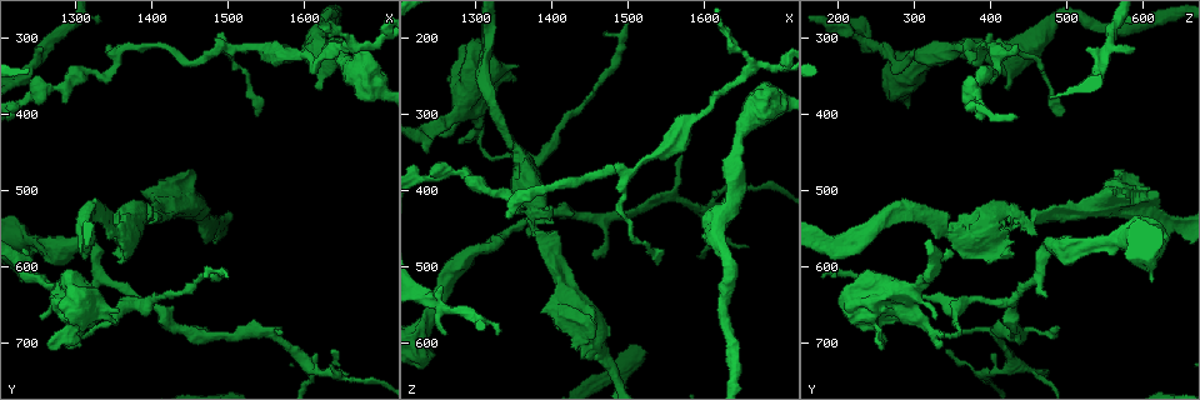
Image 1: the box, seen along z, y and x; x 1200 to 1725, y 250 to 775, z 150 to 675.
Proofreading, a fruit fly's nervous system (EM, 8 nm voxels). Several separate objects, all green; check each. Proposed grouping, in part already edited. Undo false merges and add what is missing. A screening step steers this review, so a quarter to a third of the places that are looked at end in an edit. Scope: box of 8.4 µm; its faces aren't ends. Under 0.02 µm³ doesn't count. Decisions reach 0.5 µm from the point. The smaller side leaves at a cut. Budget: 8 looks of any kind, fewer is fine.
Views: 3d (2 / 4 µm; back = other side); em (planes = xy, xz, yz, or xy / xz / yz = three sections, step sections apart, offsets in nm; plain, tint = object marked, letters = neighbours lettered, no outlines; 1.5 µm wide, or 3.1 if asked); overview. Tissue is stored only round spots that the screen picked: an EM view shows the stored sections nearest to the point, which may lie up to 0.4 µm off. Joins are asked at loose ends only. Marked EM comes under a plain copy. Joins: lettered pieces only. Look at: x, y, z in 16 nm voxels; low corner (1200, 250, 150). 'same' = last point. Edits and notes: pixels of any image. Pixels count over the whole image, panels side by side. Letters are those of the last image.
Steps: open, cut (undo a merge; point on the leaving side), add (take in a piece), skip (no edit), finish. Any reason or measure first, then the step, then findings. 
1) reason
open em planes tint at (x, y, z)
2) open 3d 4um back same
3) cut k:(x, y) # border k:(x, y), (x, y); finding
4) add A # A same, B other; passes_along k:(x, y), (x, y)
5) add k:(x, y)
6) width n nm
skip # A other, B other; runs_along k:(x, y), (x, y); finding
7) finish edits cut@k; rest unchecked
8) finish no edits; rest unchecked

thick end
open 3d 2um at (1620, 365, 425)

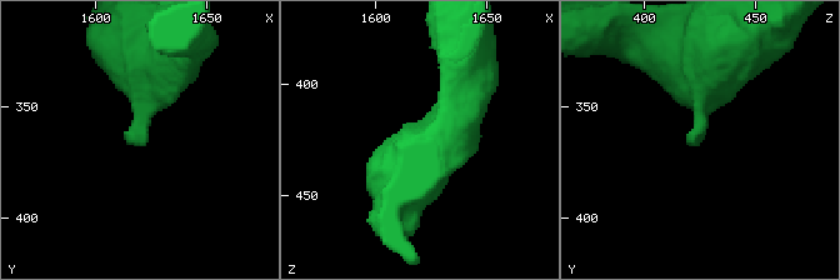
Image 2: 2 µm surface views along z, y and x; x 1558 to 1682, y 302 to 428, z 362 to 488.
need the tissue
open em planes tint at (1620, 369, 421)

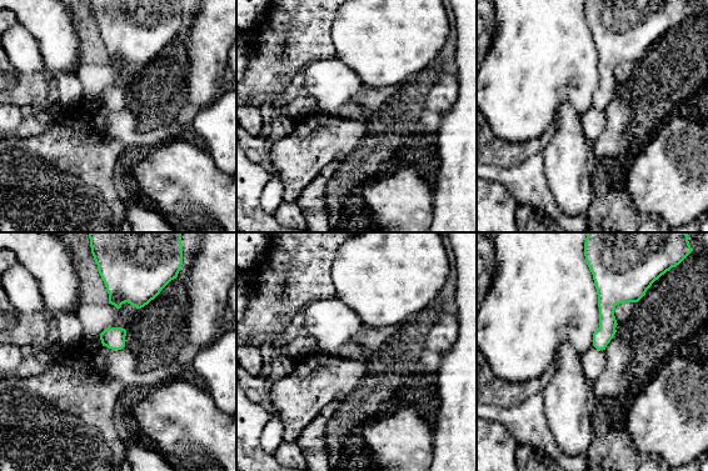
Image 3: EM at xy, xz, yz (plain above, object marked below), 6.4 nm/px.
see the neighbours
open em planes letters same

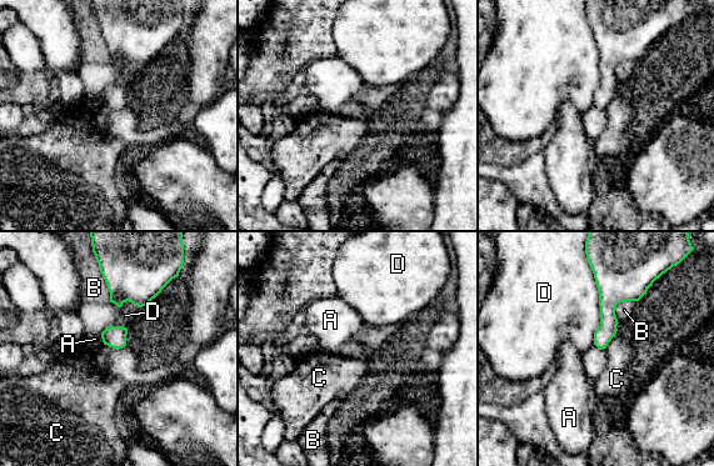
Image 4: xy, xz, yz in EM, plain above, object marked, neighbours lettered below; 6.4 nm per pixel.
skip # A other, B other, C other, D other; border 4:(588, 265), (599, 306), (594, 344); no lettered piece goes on from it

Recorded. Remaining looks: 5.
open em yz step 4 letters at (1340, 315, 435)

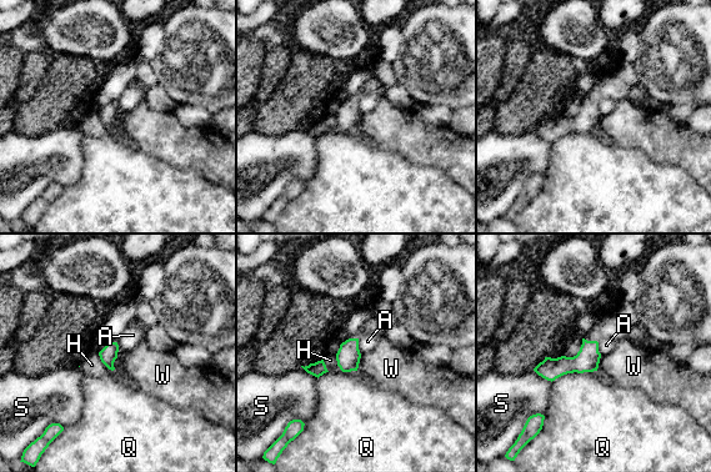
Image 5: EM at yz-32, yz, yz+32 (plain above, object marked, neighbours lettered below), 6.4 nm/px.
skip # A other, H other, Q other, S other, W other; border 5:(357, 339), (357, 349), (361, 354); none of them fits

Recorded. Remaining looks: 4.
three arms meet
open 3d 4um at (1495, 315, 375)

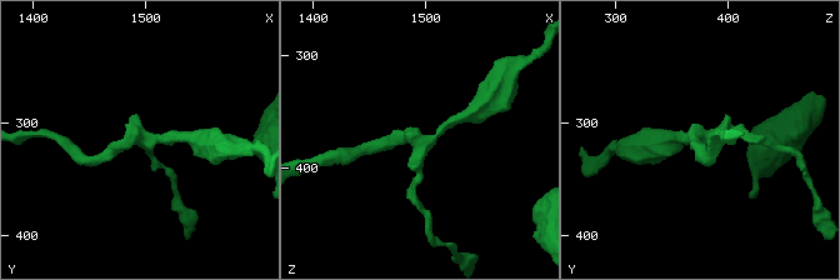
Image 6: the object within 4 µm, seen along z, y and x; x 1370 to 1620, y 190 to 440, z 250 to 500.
arms 3; need the tissue
open em planes letters at (1496, 310, 378)

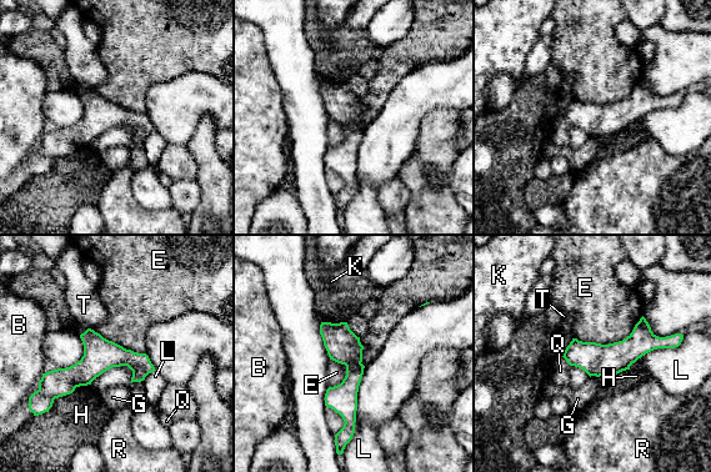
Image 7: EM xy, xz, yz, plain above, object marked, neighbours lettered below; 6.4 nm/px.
skip # B other, E other, G other, H other, K other, L other, Q other, R other, T other; runs_along 7:(324, 325), (351, 357), (346, 428); one neuron here

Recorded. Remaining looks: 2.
finish no edits; rest unchecked

